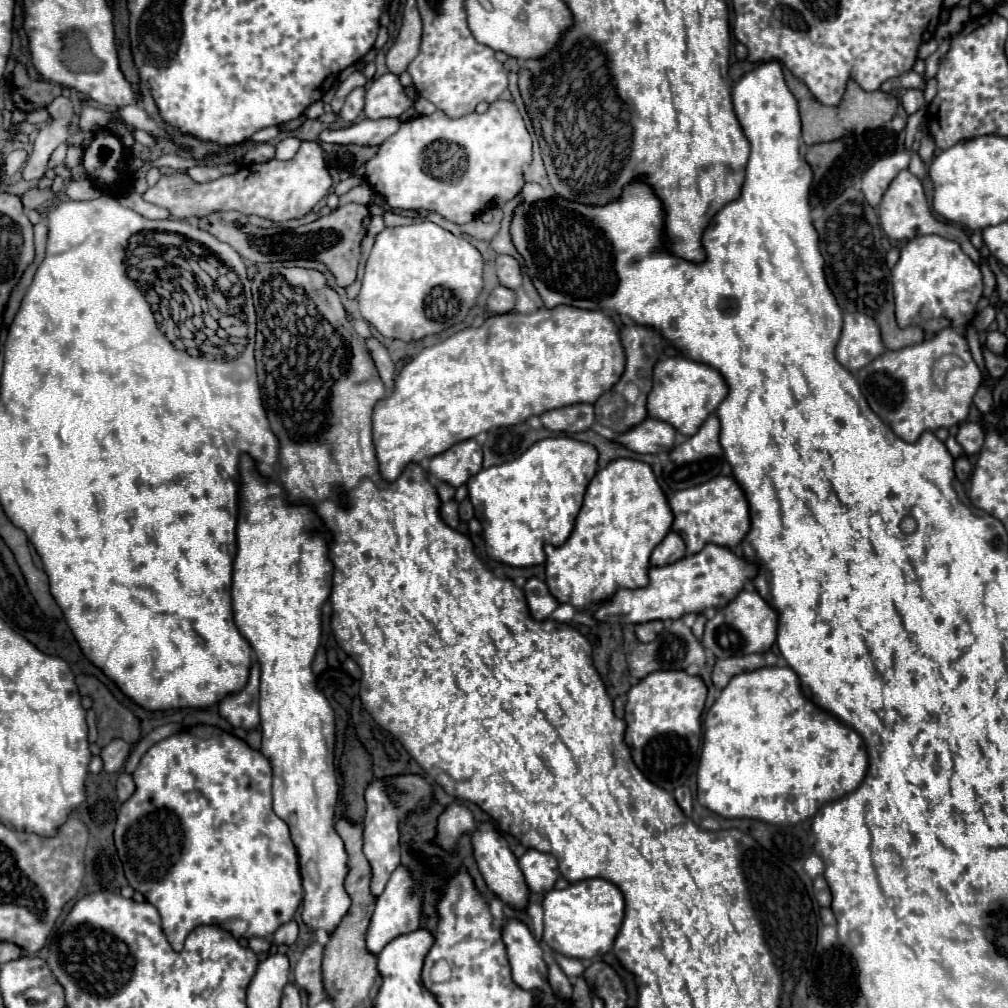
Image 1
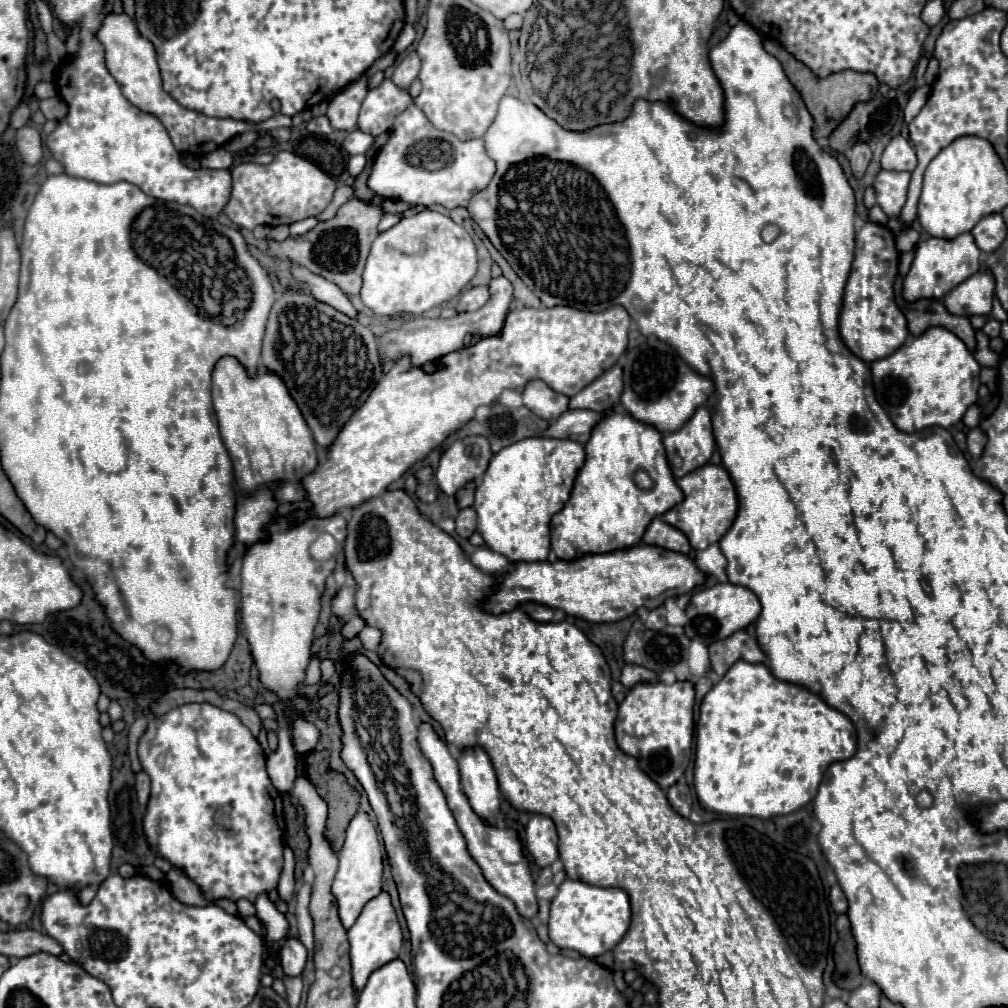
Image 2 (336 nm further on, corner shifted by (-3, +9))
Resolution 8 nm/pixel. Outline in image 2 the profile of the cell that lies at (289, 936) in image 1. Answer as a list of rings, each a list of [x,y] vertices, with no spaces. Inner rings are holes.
[[[287,842],[283,844],[283,858],[285,858],[285,864],[283,864],[283,872],[281,872],[281,878],[279,878],[279,896],[283,900],[289,900],[293,896],[293,868],[295,868],[295,862],[293,862],[293,852],[291,848],[287,846]]]

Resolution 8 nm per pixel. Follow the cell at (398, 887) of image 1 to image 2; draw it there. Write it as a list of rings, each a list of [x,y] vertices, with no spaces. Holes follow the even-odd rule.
[[[381,892],[379,896],[375,896],[369,904],[365,904],[361,916],[357,918],[357,922],[353,924],[353,928],[349,928],[347,932],[349,936],[349,944],[351,944],[351,972],[353,972],[353,988],[355,992],[359,994],[369,976],[381,968],[383,964],[395,960],[399,956],[399,950],[401,950],[401,942],[403,942],[403,936],[401,936],[401,928],[399,928],[399,922],[397,922],[397,916],[395,916],[395,910],[391,906],[391,900],[389,900],[389,894]]]

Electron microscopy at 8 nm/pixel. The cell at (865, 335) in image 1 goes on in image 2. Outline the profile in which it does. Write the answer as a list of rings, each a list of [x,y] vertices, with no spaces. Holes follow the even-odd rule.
[[[867,222],[857,234],[853,268],[845,286],[843,308],[839,316],[839,332],[847,348],[861,360],[873,362],[893,354],[909,336],[907,318],[893,298],[893,280],[897,276],[899,250],[891,228]]]

